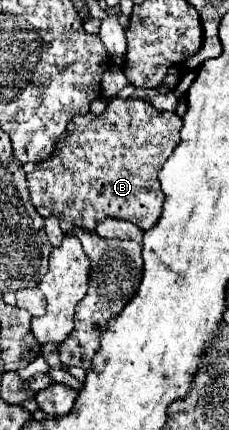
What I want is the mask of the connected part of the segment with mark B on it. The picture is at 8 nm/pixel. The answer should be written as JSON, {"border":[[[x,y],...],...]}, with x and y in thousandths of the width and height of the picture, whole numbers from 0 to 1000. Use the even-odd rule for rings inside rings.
{"border":[[[493,230],[432,272],[336,267],[249,328],[231,360],[118,407],[135,467],[170,500],[249,505],[406,537],[441,509],[546,509],[642,537],[703,500],[712,444],[686,416],[703,384],[782,333],[799,277],[694,258],[651,235]]]}

